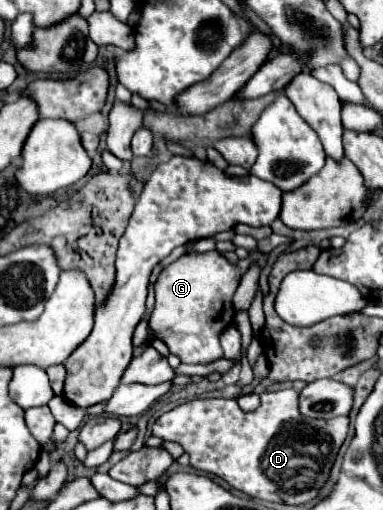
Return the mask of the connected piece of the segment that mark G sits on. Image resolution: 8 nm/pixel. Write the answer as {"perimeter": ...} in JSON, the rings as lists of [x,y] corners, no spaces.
{"perimeter":[[[220,252],[206,254],[184,254],[170,266],[162,270],[156,290],[156,304],[150,316],[150,330],[158,340],[162,340],[170,354],[178,356],[184,364],[206,364],[222,358],[220,334],[234,322],[232,296],[252,264],[262,270],[266,266],[268,254],[250,252],[248,258],[236,264],[228,262]]]}

